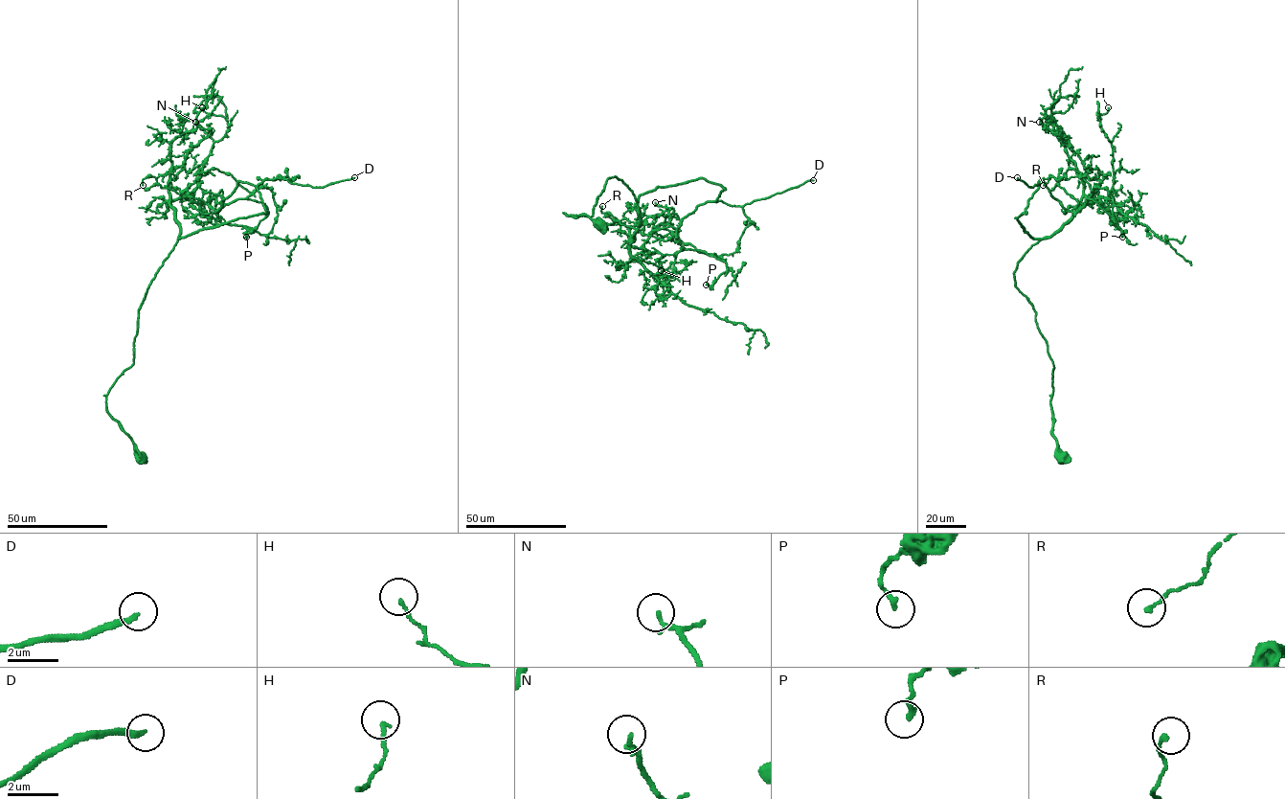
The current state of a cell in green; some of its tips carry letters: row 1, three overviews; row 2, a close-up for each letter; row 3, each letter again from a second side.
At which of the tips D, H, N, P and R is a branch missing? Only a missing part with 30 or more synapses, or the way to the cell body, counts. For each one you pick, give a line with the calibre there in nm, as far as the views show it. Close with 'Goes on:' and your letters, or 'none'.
D: Thickness 200 nm
Goes on: D

